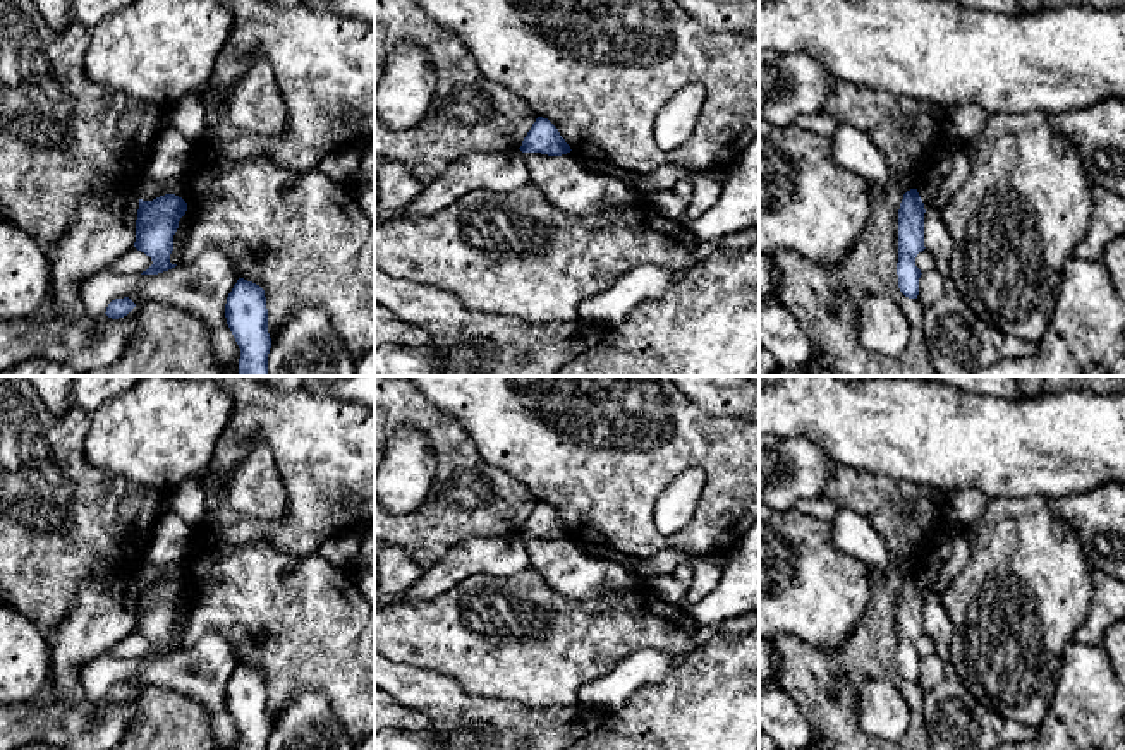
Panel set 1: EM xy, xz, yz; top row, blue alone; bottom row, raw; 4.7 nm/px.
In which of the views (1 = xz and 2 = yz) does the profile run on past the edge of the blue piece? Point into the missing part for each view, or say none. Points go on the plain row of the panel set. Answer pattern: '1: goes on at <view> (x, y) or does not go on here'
1: does not go on here
2: does not go on here

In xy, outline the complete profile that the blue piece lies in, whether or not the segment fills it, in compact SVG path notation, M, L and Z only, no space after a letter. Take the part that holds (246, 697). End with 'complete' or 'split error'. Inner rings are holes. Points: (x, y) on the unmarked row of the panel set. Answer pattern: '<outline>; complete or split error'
M239 662L227 681L225 702L240 733L239 750L268 750L271 723L265 674Z; complete

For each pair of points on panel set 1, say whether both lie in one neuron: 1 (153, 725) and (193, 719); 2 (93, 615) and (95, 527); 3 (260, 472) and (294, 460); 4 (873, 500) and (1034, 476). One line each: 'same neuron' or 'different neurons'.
1: same neuron
2: different neurons
3: different neurons
4: different neurons

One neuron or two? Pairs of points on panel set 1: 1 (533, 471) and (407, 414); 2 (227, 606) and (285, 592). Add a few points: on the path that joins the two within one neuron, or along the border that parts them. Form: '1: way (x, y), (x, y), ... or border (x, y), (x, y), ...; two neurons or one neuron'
1: border (450, 414), (471, 436), (480, 455), (505, 472); two neurons
2: way (241, 598), (272, 598); one neuron

